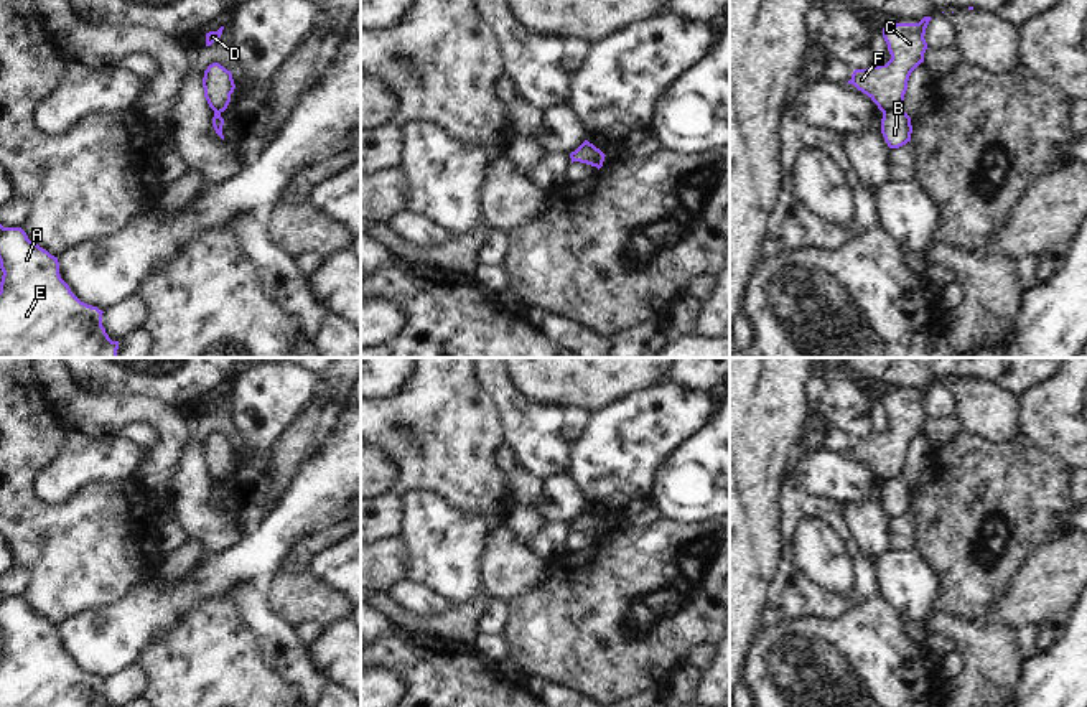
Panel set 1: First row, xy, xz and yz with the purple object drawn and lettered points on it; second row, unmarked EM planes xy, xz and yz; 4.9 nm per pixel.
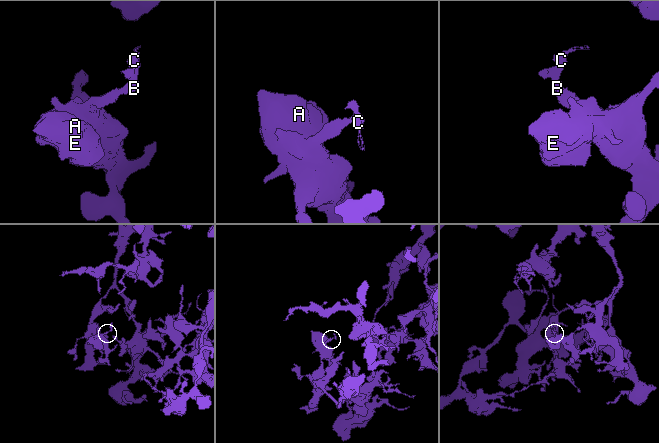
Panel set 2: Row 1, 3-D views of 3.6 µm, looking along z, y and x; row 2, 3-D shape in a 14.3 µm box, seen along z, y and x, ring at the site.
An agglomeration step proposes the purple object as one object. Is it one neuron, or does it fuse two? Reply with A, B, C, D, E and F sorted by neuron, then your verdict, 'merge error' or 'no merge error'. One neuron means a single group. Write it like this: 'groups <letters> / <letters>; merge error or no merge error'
groups A B E / C D F; merge error

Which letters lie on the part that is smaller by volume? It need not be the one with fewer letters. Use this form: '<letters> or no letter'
C, D, F.

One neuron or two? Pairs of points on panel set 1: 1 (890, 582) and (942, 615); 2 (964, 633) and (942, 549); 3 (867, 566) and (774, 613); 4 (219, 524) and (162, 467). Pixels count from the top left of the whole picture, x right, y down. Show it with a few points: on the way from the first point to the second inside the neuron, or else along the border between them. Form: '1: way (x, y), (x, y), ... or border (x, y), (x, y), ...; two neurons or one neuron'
1: border (939, 603), (926, 620), (929, 630); two neurons
2: border (939, 605), (951, 613); two neurons
3: way (860, 594), (849, 603), (802, 603); one neuron
4: border (188, 440), (167, 490); two neurons

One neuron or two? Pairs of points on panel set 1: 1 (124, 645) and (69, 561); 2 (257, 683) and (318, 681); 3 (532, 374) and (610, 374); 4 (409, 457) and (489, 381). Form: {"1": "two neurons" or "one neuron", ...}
{"1": "two neurons", "2": "two neurons", "3": "one neuron", "4": "two neurons"}

